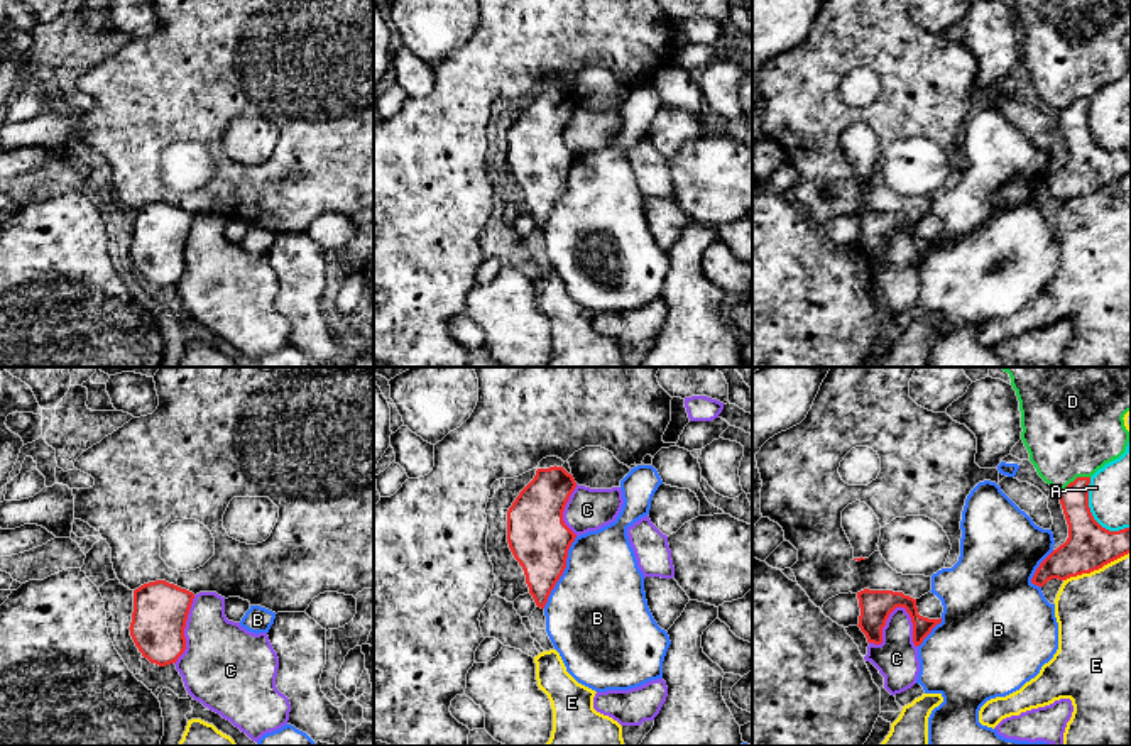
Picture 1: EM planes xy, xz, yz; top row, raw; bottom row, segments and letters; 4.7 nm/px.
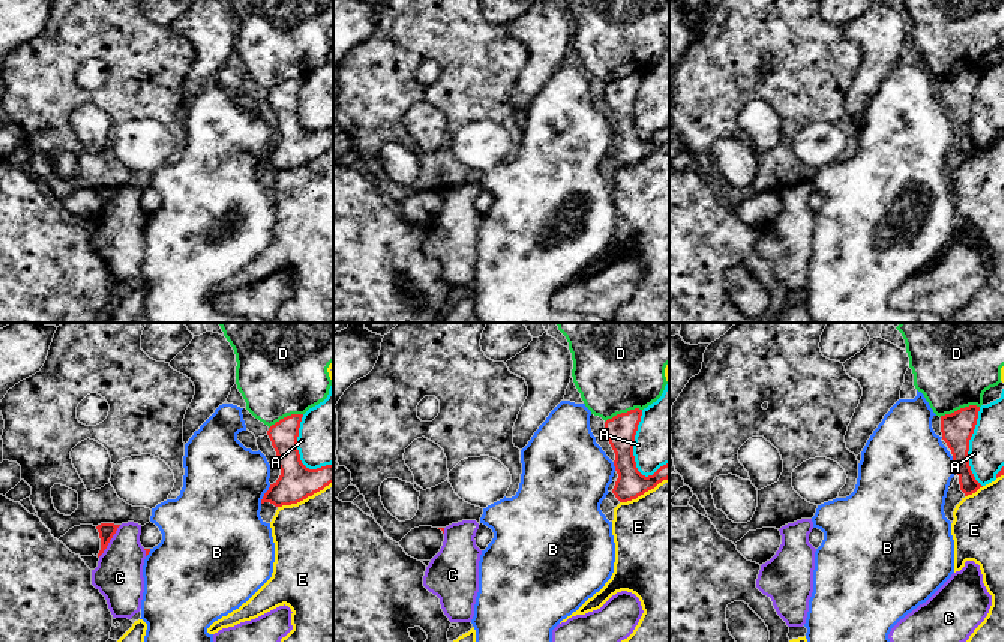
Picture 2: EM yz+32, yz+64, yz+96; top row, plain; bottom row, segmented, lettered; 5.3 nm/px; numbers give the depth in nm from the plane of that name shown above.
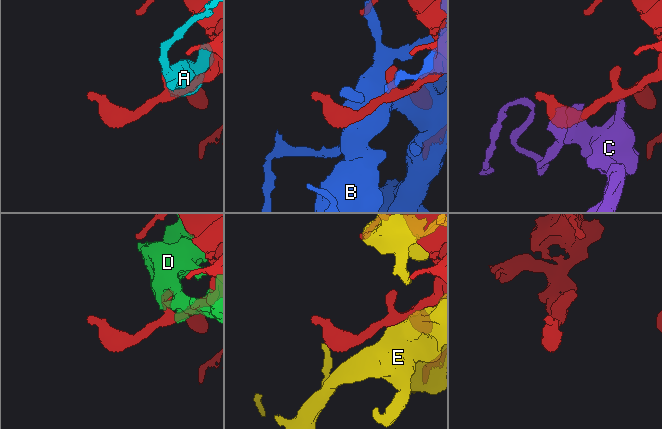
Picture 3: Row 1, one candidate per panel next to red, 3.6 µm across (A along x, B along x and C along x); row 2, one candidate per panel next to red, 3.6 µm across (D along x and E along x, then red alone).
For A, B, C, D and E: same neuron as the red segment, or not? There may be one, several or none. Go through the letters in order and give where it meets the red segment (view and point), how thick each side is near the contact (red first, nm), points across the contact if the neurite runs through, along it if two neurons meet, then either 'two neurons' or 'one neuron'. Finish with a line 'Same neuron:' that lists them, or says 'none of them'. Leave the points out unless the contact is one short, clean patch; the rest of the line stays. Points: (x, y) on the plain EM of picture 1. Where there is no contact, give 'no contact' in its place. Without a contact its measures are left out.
A: meets red in yz at (1092, 137); 220 nm thick on the red side, 340 nm on the other; two neurons
B: meets red in xz at (563, 191); 280 nm thick on the red side, 480 nm on the other; two neurons
C: meets red in yz at (883, 247); 150 nm thick on the red side, 200 nm on the other; border along yz (903, 227), (890, 235), (883, 261), (869, 264); two neurons
D: meets red in yz at (1074, 102); 160 nm thick on the red side, 460 nm on the other; two neurons
E: meets red in yz at (1096, 190); 220 nm thick on the red side, 500 nm on the other; two neurons
Same neuron: none of them

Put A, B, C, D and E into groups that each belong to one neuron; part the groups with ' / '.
A C / B / D / E

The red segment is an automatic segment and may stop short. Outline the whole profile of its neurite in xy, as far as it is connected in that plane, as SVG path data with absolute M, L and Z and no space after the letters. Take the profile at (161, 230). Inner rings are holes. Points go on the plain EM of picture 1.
M166 201L134 211L130 257L150 284L176 284L186 271L184 249L194 215Z

